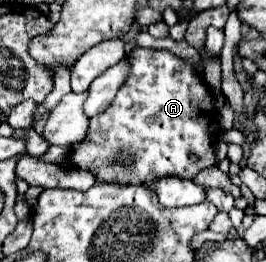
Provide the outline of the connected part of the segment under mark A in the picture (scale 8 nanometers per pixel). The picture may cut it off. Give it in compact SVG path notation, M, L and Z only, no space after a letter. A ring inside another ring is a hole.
M135 46L129 54L127 54L127 62L129 62L129 76L127 80L121 84L115 100L111 102L111 106L93 116L89 120L89 130L87 130L87 136L85 140L77 142L71 146L69 154L67 154L67 164L73 168L73 170L87 170L87 172L93 172L95 180L97 182L111 182L111 184L123 184L123 186L153 186L157 180L161 178L183 178L183 180L193 180L197 176L197 172L201 172L203 168L209 168L215 164L215 138L217 138L217 130L221 130L221 124L219 124L219 110L215 108L215 98L213 98L213 92L209 88L209 84L205 82L205 78L189 64L185 62L183 58L179 56L173 56L169 50L157 50L157 48L143 48L143 46ZM189 154L197 154L199 156L199 162L191 162L189 160Z

